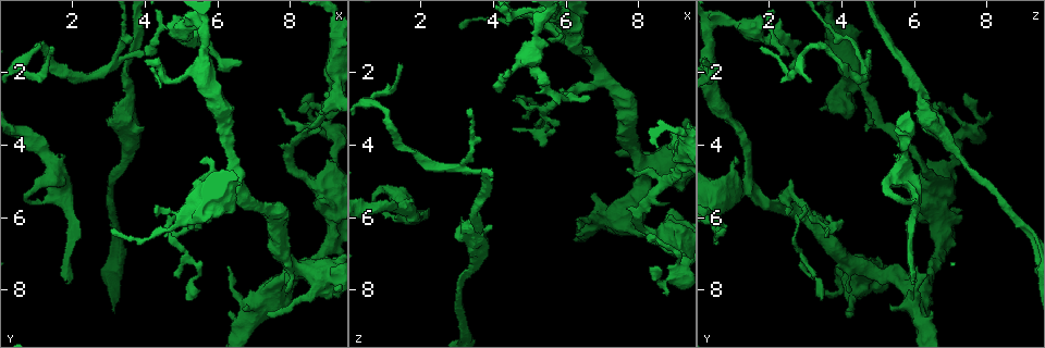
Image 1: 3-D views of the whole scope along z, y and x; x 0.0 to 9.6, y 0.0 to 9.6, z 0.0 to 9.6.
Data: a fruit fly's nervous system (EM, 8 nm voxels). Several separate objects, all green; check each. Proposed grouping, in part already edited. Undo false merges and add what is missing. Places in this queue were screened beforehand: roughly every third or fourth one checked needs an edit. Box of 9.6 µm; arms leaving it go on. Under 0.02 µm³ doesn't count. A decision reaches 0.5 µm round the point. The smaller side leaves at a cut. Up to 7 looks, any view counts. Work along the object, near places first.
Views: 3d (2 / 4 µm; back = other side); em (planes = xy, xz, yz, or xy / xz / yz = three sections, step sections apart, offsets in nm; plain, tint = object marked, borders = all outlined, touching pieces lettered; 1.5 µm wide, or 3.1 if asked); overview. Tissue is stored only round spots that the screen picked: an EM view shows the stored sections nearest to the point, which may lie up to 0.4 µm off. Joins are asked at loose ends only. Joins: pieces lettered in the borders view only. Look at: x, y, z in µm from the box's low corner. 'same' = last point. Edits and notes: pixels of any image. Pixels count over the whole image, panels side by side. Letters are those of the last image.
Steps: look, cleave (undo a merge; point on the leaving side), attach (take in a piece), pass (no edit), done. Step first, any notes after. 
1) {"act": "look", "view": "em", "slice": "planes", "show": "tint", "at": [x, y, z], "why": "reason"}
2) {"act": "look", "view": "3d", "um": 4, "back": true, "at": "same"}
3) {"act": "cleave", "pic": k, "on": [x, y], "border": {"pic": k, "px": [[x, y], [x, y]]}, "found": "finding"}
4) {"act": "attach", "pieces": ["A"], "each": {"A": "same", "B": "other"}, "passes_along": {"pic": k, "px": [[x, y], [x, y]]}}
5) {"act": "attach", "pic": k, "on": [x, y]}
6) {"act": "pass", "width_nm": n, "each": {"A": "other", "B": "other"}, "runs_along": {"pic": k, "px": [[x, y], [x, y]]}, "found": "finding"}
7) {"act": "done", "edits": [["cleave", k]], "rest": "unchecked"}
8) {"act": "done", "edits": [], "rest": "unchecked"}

{"act": "look", "view": "em", "slice": "planes", "show": "borders", "at": [8.25, 3.00, 6.50], "why": "an open end"}

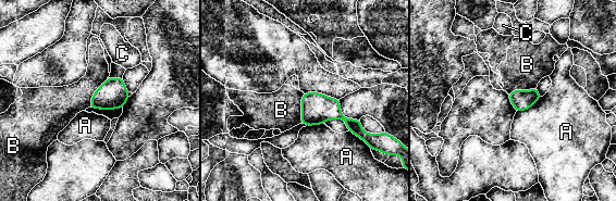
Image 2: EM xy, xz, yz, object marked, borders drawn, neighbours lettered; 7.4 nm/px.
{"act": "pass", "width_nm": 140, "each": {"A": "other", "B": "other", "C": "other"}, "border": {"pic": 2, "px": [[304, 93], [302, 98], [300, 123]]}, "found": "none of them fits"}

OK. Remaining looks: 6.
{"act": "look", "view": "em", "slice": "planes", "show": "borders", "at": [1.40, 1.35, 1.80], "why": "an open end"}

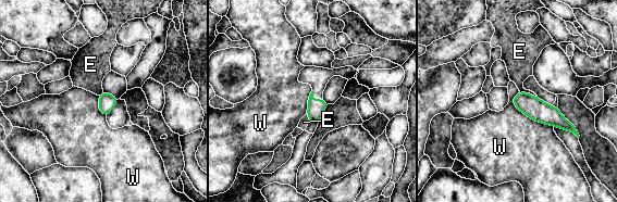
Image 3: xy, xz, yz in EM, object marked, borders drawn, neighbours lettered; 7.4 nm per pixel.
{"act": "pass", "each": {"E": "other", "W": "other"}, "border": {"pic": 3, "px": [[511, 99], [531, 118], [554, 126]]}, "found": "none of them fits"}

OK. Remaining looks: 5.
{"act": "look", "view": "em", "slice": "yz", "step": 8, "show": "plain", "at": [3.50, 3.85, 6.90], "why": "calibre changes"}

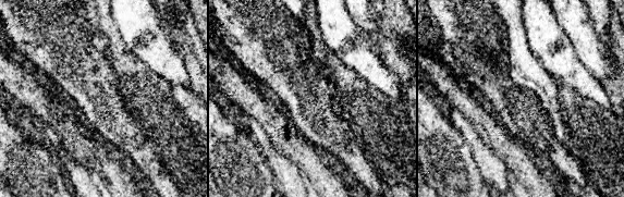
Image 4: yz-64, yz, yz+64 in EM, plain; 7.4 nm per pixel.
{"act": "look", "view": "em", "slice": "yz", "step": 8, "show": "tint", "at": "same", "why": "with the object marked"}

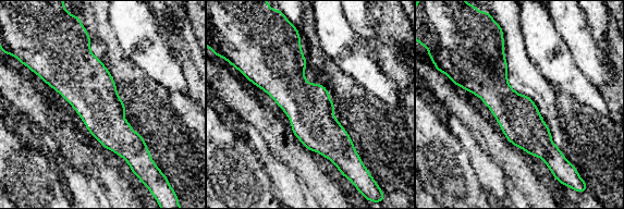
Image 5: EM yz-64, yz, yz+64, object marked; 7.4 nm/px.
{"act": "look", "view": "em", "slice": "yz", "step": 8, "show": "borders", "at": "same"}

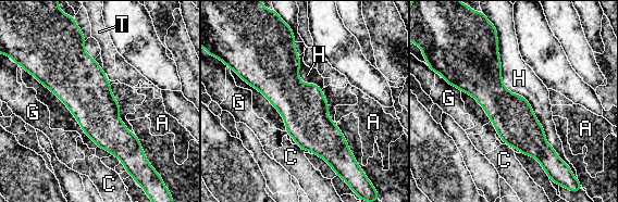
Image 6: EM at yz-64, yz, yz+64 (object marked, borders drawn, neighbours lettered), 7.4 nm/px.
{"act": "pass", "longest_contact_nm": ["H", 1050], "each": {"A": "other", "C": "other", "G": "other", "H": "other", "T": "other"}, "runs_along": {"pic": 6, "px": [[288, 40], [287, 92], [332, 161]]}, "found": "one neuron here"}

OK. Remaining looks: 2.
{"act": "done", "edits": [], "rest": "unchecked"}

